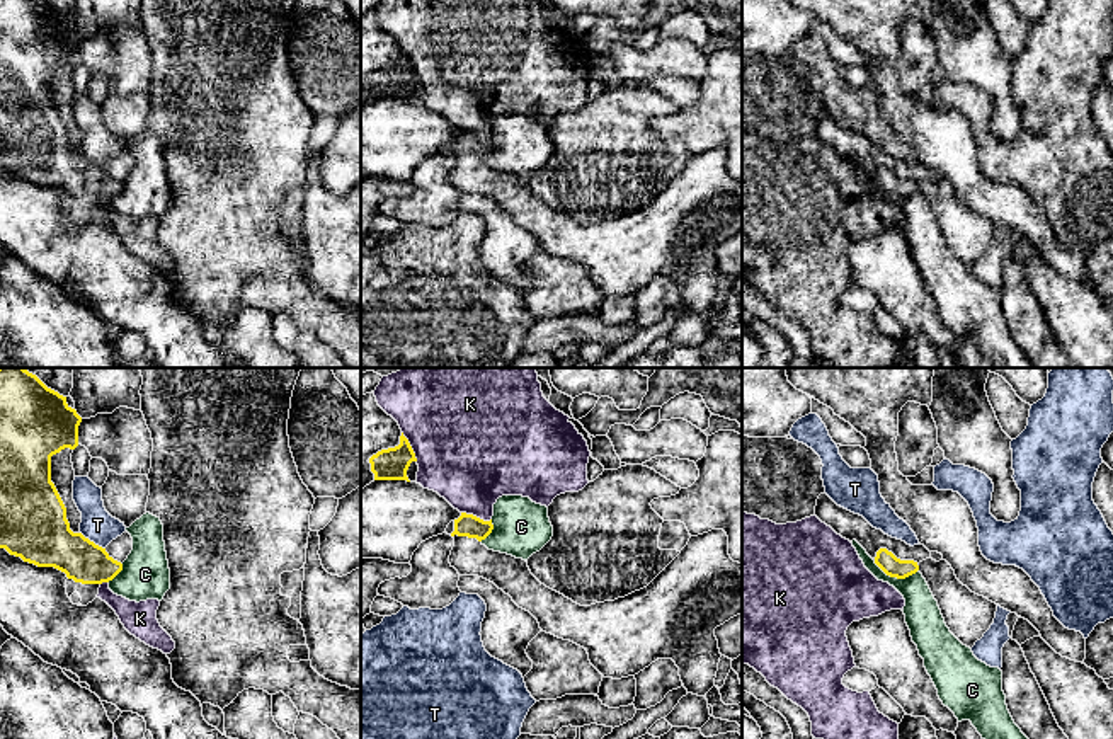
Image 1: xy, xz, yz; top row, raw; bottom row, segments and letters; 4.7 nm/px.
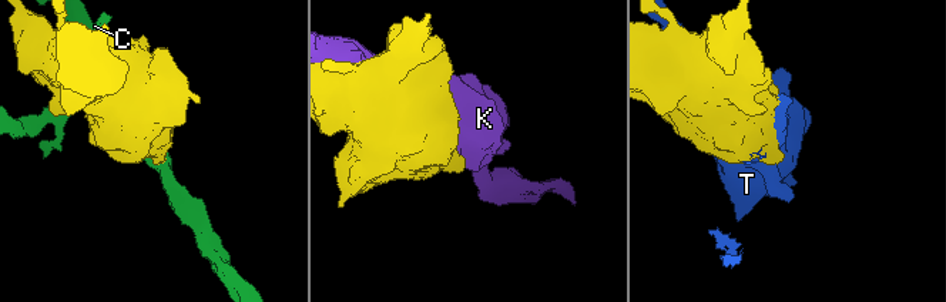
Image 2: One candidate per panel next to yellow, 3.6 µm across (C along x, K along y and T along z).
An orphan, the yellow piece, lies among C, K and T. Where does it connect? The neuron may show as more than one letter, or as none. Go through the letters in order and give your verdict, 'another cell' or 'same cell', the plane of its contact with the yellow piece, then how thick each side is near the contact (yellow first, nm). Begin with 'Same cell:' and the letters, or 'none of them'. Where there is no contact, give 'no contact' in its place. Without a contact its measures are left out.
Same cell: none of them
C: another cell; meets yellow in yz; 90 nm thick on the yellow side, 170 nm on the other
K: another cell; meets yellow in xz; 110 nm thick on the yellow side, 400 nm on the other
T: another cell; meets yellow in xy; 280 nm thick on the yellow side, 160 nm on the other

